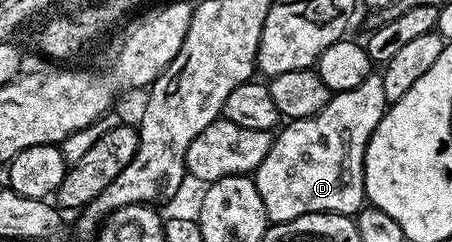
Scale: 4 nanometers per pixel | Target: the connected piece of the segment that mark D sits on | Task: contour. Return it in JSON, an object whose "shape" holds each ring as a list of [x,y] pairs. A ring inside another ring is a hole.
{"shape":[[[372,71],[361,83],[361,87],[334,94],[331,101],[325,103],[321,111],[317,111],[317,115],[300,121],[287,121],[272,140],[269,155],[261,159],[259,168],[253,174],[257,191],[261,191],[261,203],[265,203],[268,222],[292,221],[306,213],[358,214],[365,205],[363,180],[369,139],[388,108],[383,78],[378,72]]]}

